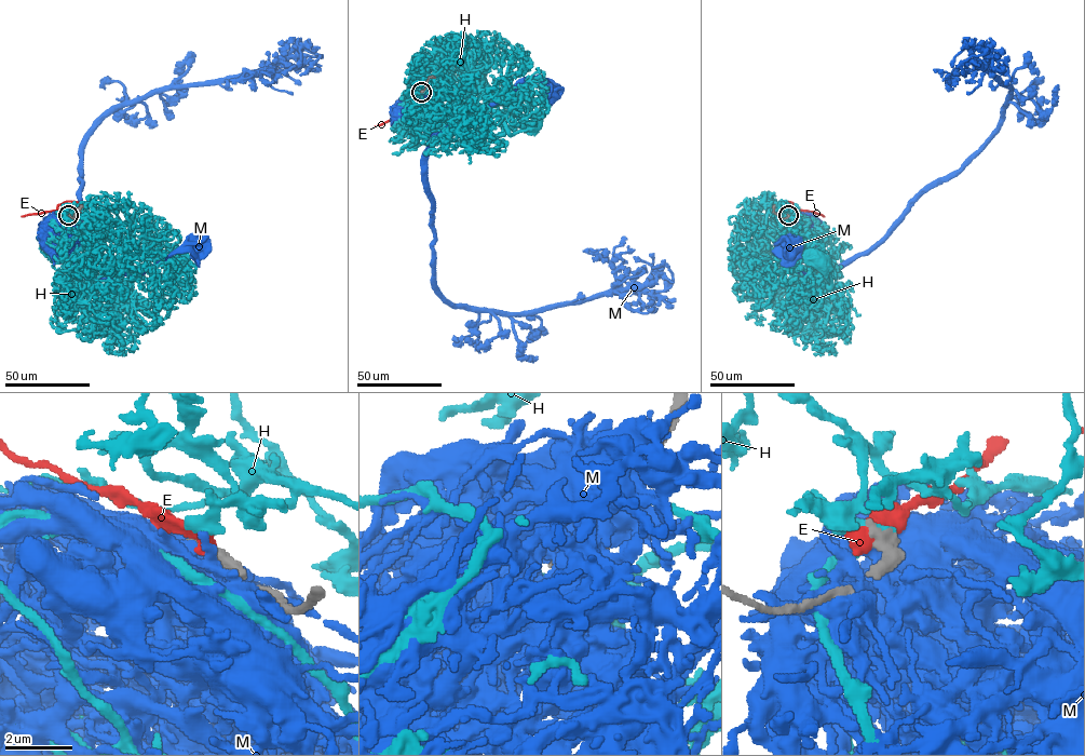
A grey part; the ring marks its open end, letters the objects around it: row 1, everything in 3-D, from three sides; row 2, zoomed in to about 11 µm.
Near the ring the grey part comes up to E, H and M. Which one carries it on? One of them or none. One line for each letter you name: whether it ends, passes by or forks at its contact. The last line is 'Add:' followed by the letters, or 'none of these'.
Add: none of these

